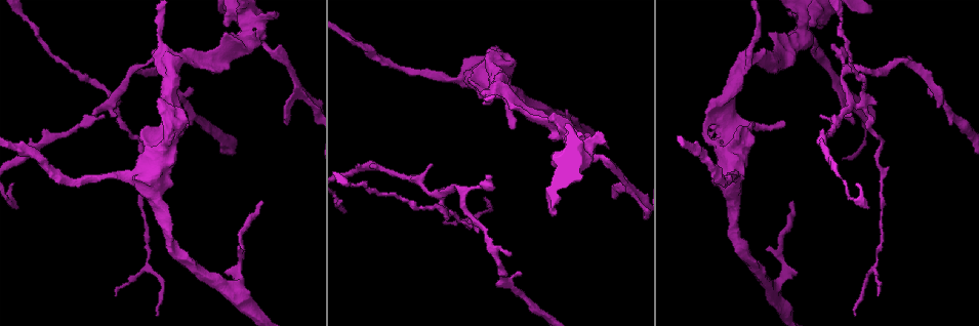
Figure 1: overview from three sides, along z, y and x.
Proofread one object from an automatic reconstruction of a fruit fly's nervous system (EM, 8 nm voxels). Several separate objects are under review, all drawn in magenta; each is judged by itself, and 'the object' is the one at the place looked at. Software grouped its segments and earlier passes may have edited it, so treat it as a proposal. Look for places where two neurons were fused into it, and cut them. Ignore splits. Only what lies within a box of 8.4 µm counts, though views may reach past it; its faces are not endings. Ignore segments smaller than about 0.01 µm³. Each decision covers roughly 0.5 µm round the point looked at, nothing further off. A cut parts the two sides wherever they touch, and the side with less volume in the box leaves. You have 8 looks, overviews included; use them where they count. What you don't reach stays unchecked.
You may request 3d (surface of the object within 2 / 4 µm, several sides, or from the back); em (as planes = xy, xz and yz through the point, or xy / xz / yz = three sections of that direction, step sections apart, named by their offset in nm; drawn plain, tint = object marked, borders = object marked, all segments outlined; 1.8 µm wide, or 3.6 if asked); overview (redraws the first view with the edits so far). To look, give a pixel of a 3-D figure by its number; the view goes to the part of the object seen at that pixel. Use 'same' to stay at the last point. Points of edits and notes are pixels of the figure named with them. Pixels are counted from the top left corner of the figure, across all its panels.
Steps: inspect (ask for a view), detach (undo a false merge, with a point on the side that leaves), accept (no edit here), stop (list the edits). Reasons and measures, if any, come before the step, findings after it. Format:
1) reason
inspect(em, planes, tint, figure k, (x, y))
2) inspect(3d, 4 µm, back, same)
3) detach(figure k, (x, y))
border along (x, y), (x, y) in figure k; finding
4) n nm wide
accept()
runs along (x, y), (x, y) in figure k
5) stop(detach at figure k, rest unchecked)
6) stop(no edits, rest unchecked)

abrupt turn
inspect(3d, 2 µm, figure 1, (110, 102))

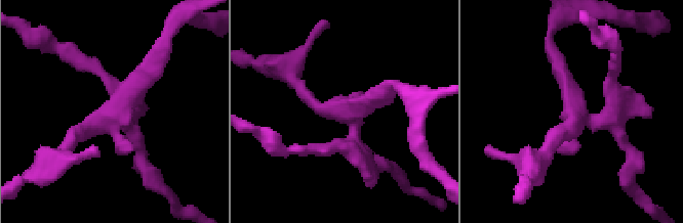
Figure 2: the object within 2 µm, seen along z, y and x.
inspect(em, 3.6 µm, planes, borders, figure 2, (116, 113))

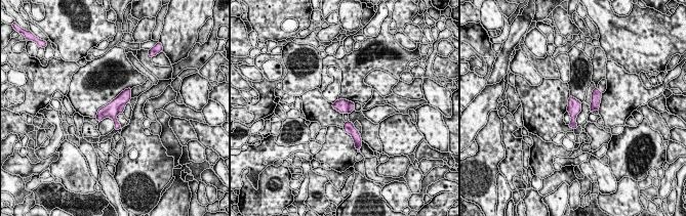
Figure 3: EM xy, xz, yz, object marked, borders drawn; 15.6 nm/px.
4 arms
detach(figure 3, (121, 110))
border along (125, 103), (118, 109), (118, 113) in figure 3; a second neuron is stuck on

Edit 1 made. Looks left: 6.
inspect(overview)

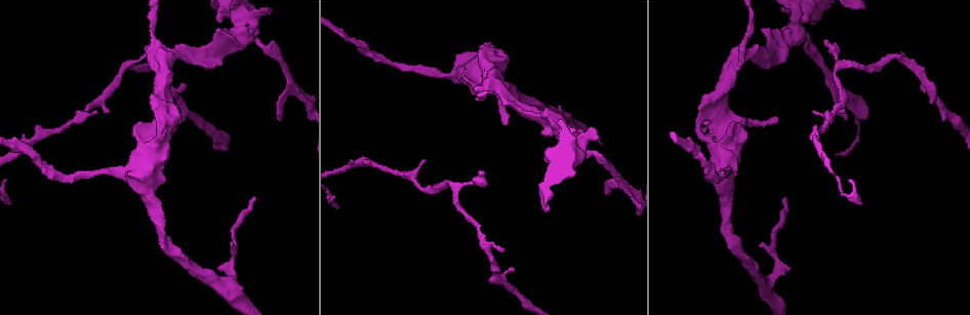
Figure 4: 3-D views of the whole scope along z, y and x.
thick turns thin
inspect(em, 3.6 µm, yz, step 16, tint, figure 4, (731, 59))

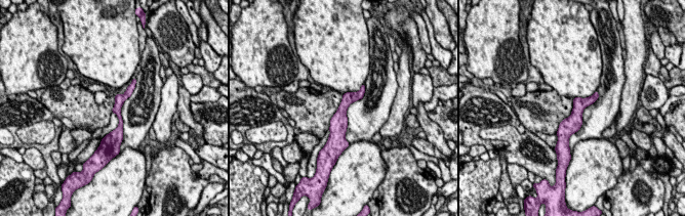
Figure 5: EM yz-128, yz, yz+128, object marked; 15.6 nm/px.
inspect(em, 3.6 µm, xz, step 16, borders, same)

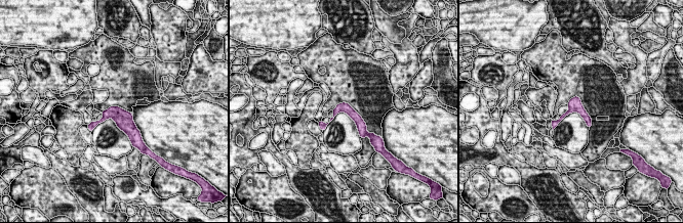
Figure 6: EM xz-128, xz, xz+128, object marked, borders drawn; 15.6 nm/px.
accept()
continuous, no second neuron

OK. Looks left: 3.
inspect(3d, 4 µm, figure 4, (724, 129))

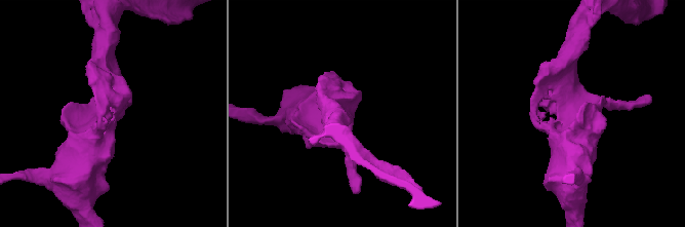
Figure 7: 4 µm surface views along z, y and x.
4 arms
inspect(em, yz, step 4, tint, figure 7, (115, 113))

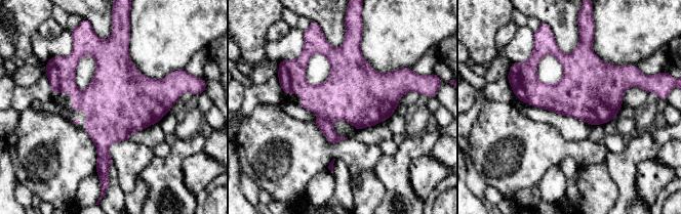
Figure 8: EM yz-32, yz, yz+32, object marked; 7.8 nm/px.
accept()
continuous, no second neuron

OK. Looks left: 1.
stop(detach at figure 3, rest unchecked)

